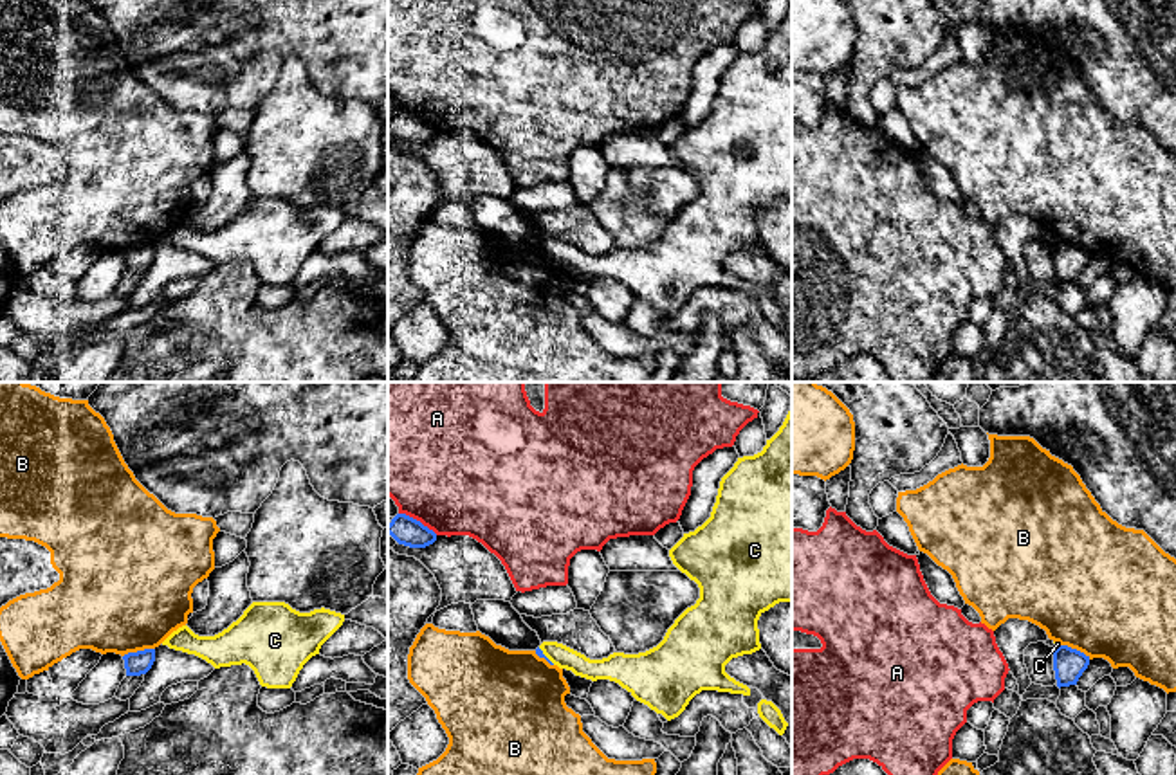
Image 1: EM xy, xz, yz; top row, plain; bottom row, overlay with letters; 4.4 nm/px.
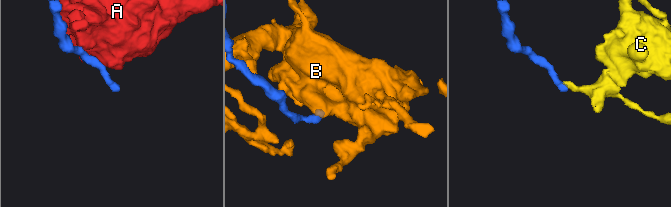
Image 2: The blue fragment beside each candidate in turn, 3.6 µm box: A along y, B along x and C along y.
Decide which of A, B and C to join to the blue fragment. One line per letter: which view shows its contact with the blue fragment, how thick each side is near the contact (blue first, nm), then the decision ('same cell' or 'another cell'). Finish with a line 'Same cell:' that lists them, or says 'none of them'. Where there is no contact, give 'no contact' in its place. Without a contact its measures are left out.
A: xz | 130/500 nm | another cell
B: xy | 110/500 nm | another cell
C: xz | 30/100 nm | another cell
Same cell: none of them

